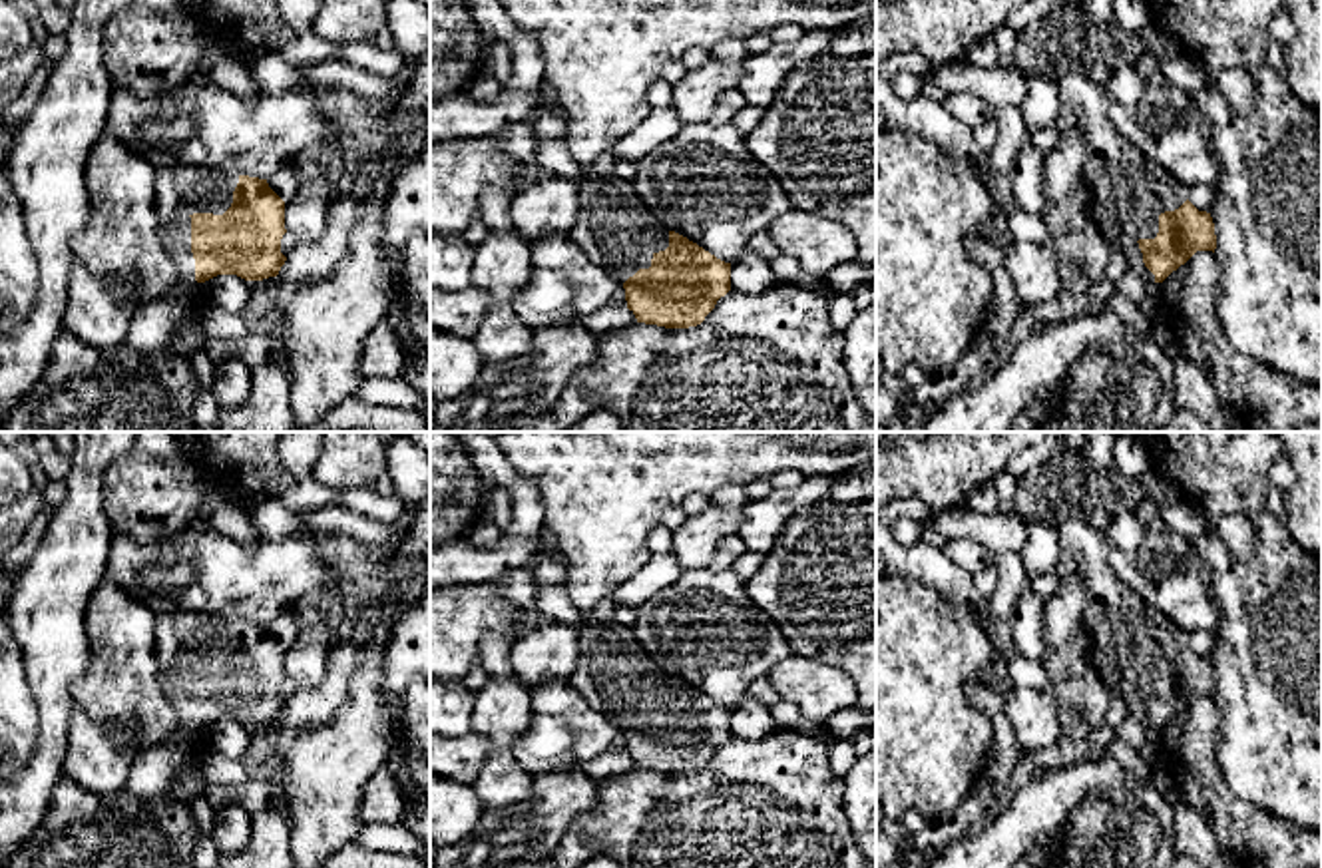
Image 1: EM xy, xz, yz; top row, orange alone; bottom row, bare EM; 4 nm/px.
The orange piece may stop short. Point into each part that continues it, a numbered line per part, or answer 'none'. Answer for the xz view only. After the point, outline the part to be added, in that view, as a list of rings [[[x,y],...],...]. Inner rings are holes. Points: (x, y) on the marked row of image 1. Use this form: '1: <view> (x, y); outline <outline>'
1: xz (614, 229); outline [[[583,173],[575,183],[579,213],[567,237],[617,283],[623,285],[639,269],[649,269],[653,255],[669,247],[669,229],[645,209],[631,181]]]

